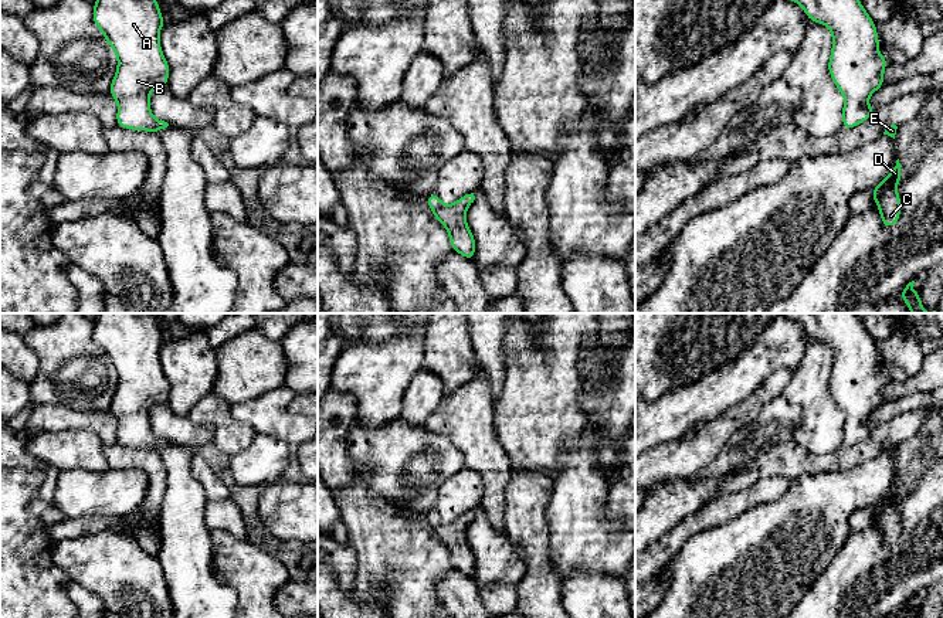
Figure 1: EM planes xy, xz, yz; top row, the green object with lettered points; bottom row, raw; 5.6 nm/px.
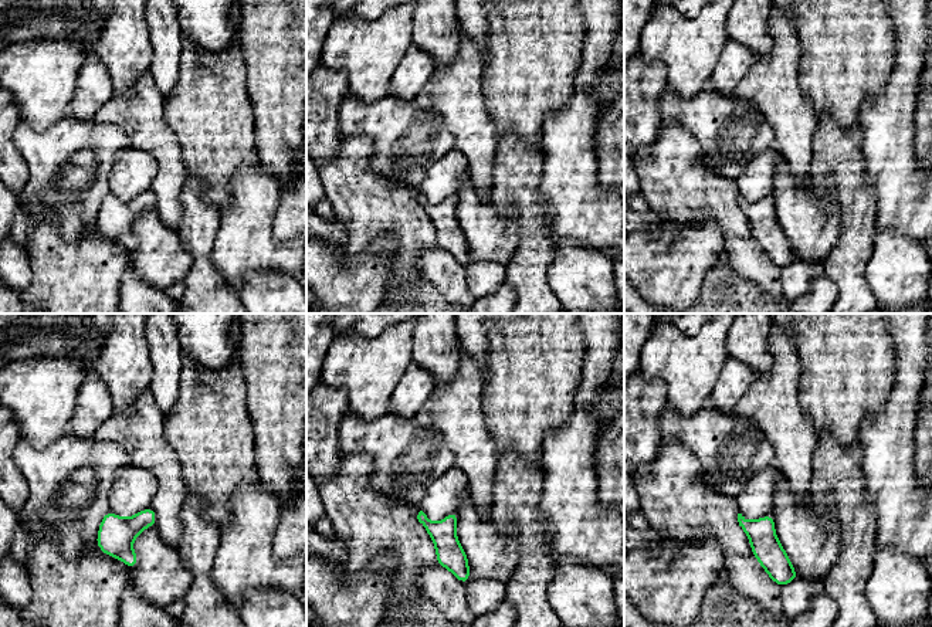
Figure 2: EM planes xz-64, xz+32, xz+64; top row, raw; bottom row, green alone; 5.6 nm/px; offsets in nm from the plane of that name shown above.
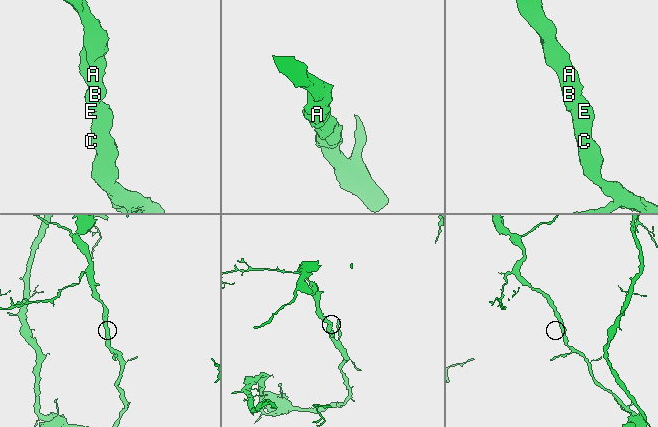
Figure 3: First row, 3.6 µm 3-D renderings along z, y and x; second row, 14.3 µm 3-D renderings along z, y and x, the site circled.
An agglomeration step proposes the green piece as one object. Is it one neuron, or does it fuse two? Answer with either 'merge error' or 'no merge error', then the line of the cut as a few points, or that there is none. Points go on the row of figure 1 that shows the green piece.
no merge error; no cut

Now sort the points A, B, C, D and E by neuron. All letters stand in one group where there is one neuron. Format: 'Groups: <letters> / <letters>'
Groups: A B C D E

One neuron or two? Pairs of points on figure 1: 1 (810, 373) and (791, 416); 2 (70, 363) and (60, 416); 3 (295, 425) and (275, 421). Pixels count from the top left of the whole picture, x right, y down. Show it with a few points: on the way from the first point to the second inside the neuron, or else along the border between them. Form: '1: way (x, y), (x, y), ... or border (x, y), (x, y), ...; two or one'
1: border (782, 396), (801, 408), (801, 423), (793, 437); two
2: border (34, 403), (60, 403), (77, 410), (95, 411); two
3: way (291, 425), (280, 423); one

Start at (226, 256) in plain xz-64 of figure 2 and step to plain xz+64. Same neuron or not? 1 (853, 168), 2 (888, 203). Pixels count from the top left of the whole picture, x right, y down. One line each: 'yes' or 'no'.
1: no
2: yes

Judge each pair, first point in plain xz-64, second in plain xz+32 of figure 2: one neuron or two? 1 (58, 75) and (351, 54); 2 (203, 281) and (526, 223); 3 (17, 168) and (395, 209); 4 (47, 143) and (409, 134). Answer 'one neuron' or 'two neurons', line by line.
1: one neuron
2: one neuron
3: two neurons
4: one neuron

